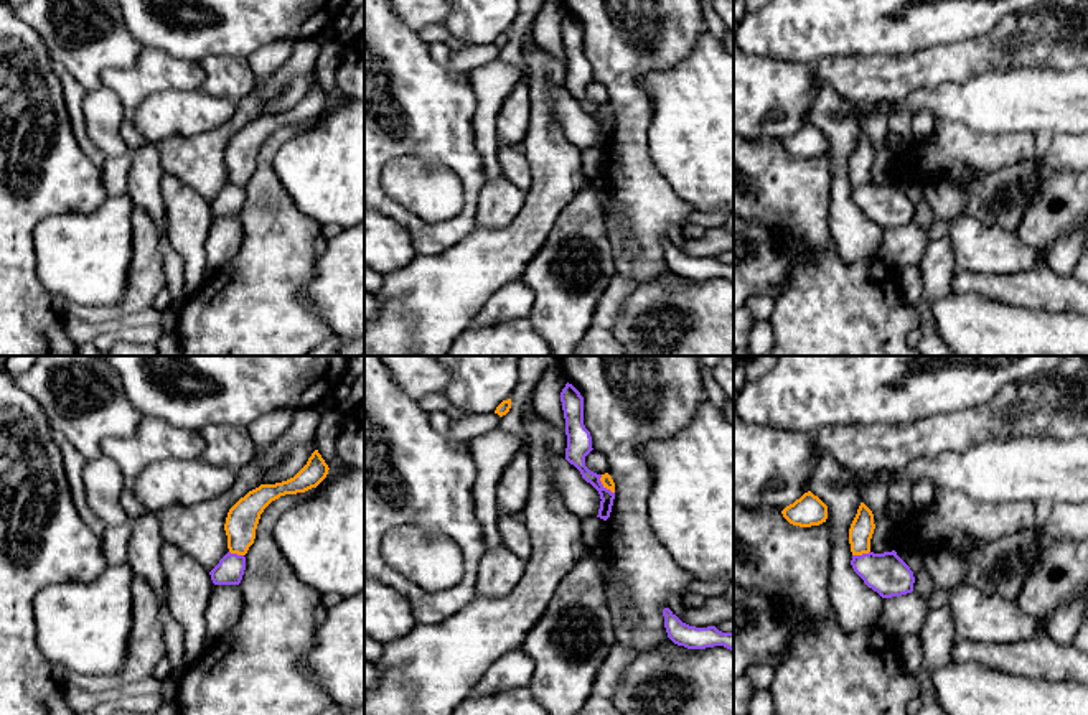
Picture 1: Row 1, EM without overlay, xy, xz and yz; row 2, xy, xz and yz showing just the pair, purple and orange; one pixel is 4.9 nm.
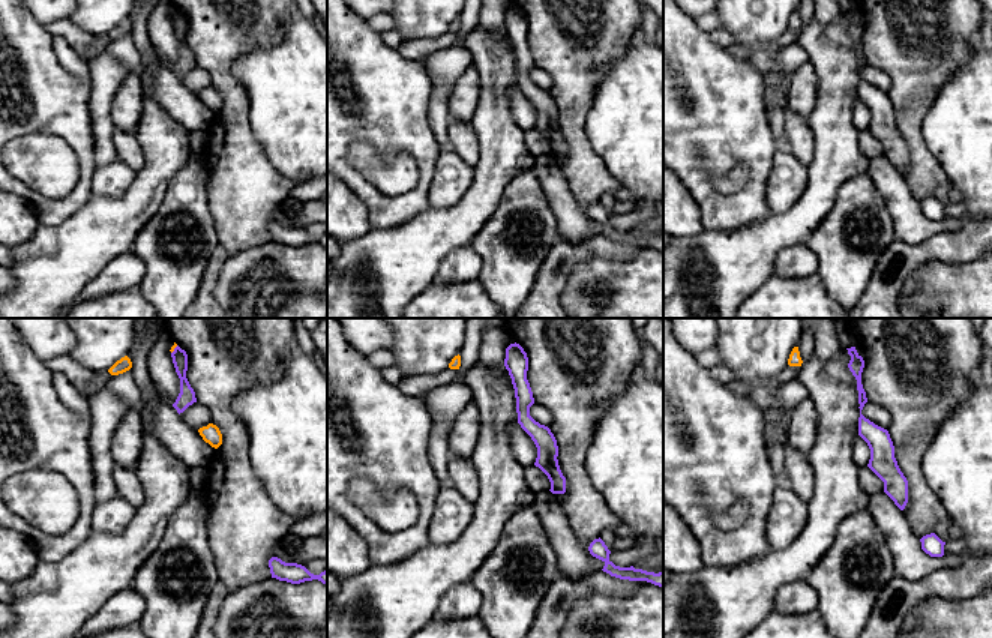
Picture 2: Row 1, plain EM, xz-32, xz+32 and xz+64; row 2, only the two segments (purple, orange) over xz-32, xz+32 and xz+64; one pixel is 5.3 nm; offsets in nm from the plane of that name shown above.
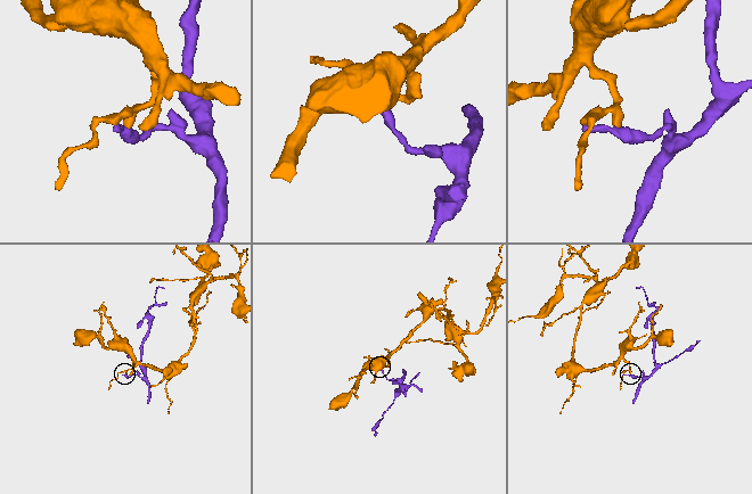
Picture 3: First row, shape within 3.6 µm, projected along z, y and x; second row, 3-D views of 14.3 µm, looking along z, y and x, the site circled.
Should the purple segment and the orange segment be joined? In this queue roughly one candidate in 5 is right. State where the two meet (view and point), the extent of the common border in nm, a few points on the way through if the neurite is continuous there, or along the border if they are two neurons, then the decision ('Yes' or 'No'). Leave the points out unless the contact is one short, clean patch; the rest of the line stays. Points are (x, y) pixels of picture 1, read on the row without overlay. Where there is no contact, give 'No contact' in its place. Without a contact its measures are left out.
Touches purple at xz (602, 116). Shared border 120 nm. No

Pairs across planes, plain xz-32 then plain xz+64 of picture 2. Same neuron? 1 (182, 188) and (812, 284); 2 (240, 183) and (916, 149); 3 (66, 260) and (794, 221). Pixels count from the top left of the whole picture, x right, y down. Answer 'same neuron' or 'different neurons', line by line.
1: different neurons
2: same neuron
3: same neuron

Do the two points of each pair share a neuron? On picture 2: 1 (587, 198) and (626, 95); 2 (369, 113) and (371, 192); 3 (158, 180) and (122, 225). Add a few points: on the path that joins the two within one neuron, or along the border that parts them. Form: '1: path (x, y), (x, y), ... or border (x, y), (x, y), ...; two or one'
1: border (586, 126), (590, 146), (622, 186); two
2: path (348, 134), (342, 140), (342, 168), (350, 176); one
3: path (147, 191), (126, 215); one

